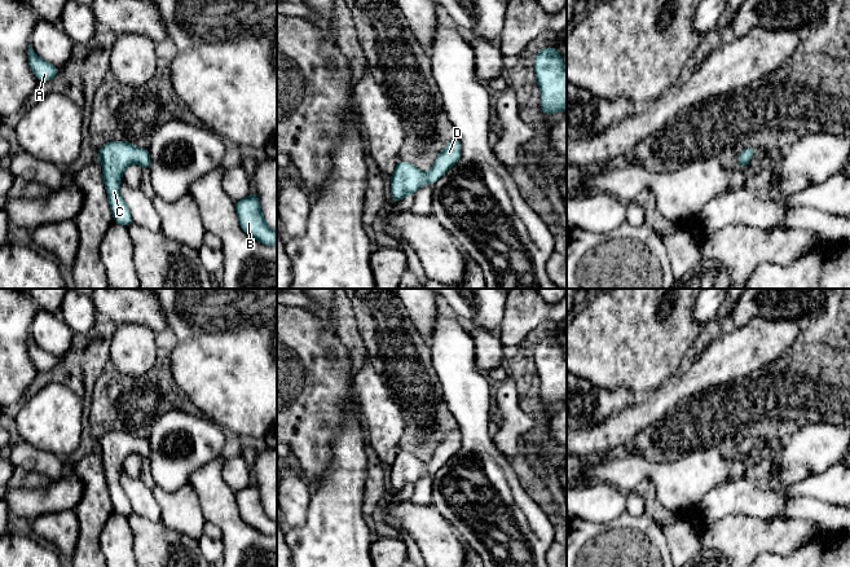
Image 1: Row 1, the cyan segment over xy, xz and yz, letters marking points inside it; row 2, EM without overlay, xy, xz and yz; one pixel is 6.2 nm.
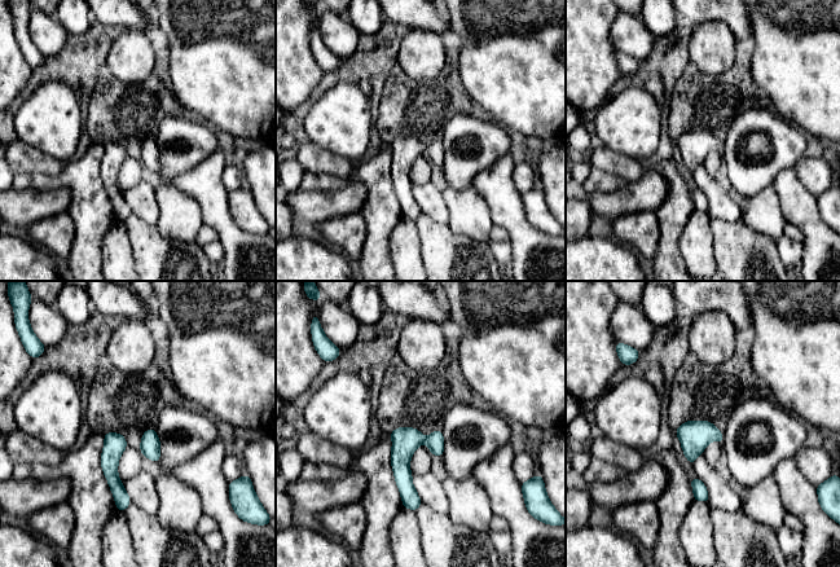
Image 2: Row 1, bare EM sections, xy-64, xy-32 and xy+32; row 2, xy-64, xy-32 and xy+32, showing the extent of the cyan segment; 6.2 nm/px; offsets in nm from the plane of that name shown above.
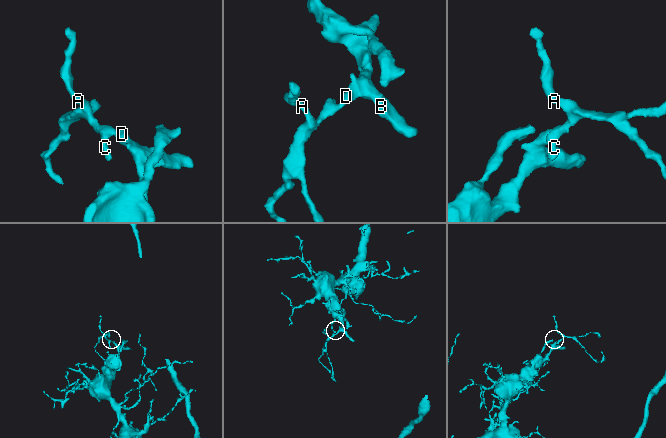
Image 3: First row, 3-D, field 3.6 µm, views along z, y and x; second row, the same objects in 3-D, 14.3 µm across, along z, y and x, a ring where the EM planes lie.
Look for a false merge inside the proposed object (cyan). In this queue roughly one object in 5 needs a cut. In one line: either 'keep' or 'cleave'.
keep

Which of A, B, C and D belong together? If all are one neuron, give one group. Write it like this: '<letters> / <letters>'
A B C D

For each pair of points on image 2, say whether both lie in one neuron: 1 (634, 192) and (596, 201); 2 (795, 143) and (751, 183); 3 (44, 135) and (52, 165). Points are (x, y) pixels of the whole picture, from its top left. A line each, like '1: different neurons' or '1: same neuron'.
1: same neuron
2: same neuron
3: different neurons

